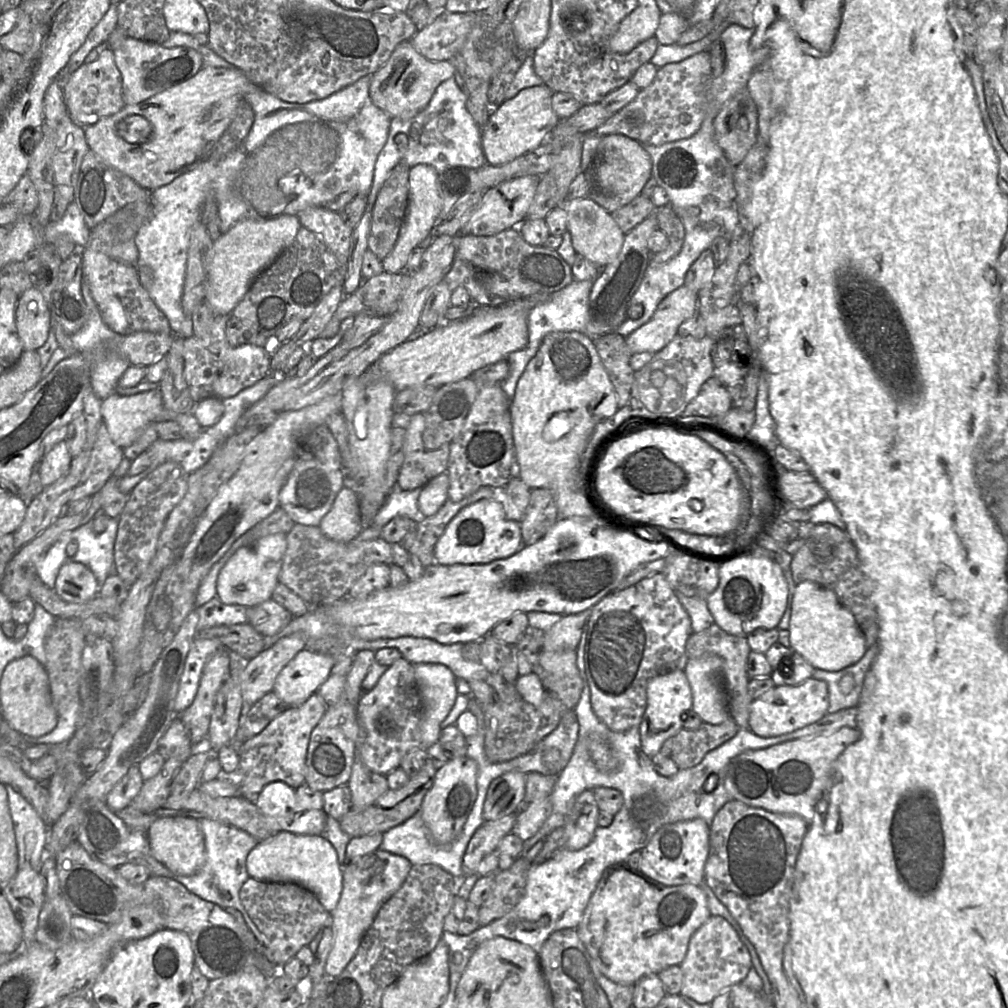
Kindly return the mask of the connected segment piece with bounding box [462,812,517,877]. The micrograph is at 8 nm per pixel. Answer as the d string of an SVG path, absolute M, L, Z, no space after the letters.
M511 813L497 820L484 822L474 833L463 855L462 869L464 877L477 873L481 861L493 850L502 837L512 832L516 814Z

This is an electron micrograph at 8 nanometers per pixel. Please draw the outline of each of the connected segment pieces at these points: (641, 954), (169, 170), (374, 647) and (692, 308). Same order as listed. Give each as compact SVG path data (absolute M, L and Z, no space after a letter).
M616 863L603 873L576 931L598 970L611 981L635 985L641 978L680 965L693 933L711 916L706 894L701 886L684 884L665 886L630 867Z
M202 67L188 80L174 85L134 105L125 105L119 112L98 120L84 129L88 147L104 163L127 175L141 187L153 191L167 185L183 173L207 159L233 120L246 93L260 88L250 82L236 67Z
M399 637L394 639L353 640L345 651L359 652L363 649L376 652L383 648L393 648L401 652L412 664L441 664L451 670L456 678L468 682L487 680L489 672L480 661L473 662L464 658L465 643L443 645L434 640L417 637Z
M682 285L667 295L652 317L626 337L631 354L662 350L677 335L679 326L697 310L698 293Z

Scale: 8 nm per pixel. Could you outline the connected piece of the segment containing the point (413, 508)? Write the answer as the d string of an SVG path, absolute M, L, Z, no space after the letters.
M393 487L386 502L379 510L375 518L370 524L366 524L363 528L382 528L391 520L398 516L407 516L416 523L425 519L425 516L418 508L418 498L422 491L422 487L414 490L401 490L399 487Z

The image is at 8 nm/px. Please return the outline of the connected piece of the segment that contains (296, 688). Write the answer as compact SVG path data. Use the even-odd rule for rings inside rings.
M303 649L278 674L272 691L289 707L298 706L317 693L334 665L333 655Z

